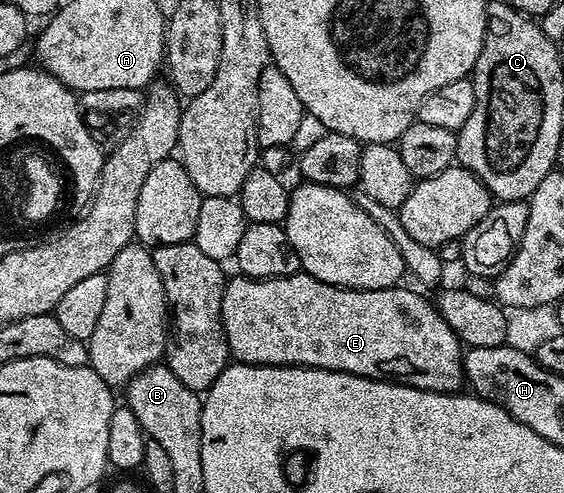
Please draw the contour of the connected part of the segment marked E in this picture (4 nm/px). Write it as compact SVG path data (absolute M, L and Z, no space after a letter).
M303 272L291 274L288 278L245 278L229 277L224 283L222 292L222 324L228 341L228 353L237 362L254 364L255 366L313 366L319 370L337 370L347 374L357 374L363 378L379 378L393 382L403 382L405 386L413 386L419 390L457 393L465 385L464 355L460 337L446 324L446 320L431 301L428 302L419 294L421 291L403 290L403 285L388 286L384 290L348 290L345 286L331 286L322 280L314 280Z

